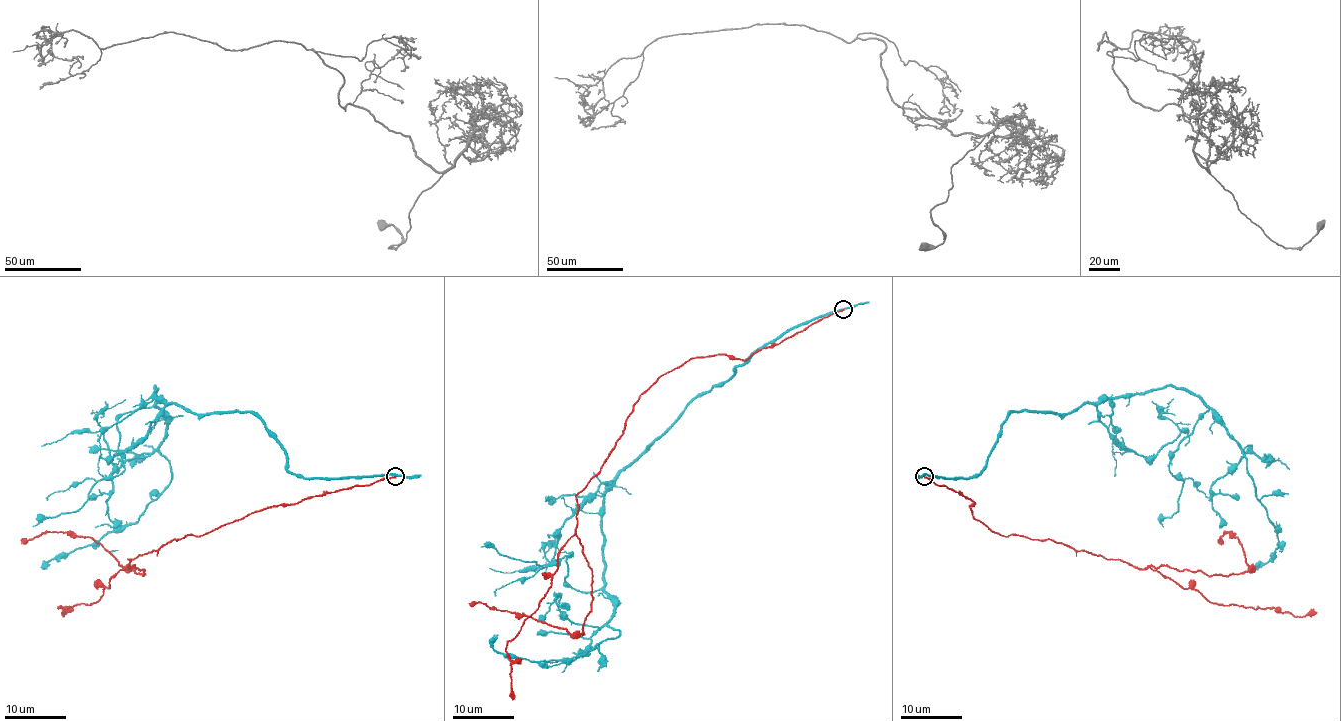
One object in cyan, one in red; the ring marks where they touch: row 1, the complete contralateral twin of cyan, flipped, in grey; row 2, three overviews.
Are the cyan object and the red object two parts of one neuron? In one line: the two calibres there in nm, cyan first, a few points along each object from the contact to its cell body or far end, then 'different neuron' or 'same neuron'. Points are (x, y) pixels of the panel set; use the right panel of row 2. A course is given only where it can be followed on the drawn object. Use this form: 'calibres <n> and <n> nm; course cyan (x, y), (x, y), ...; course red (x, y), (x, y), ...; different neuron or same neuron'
calibres 240 and 170 nm; course cyan (925, 476), (975, 477), (1012, 411), (1067, 414), (1189, 390), (1239, 448), (1276, 531), (1273, 555), (1252, 569); course red (925, 476), (975, 503), (972, 515), (992, 531), (1147, 569), (1249, 571), (1236, 537), (1226, 532), (1221, 543); different neuron

